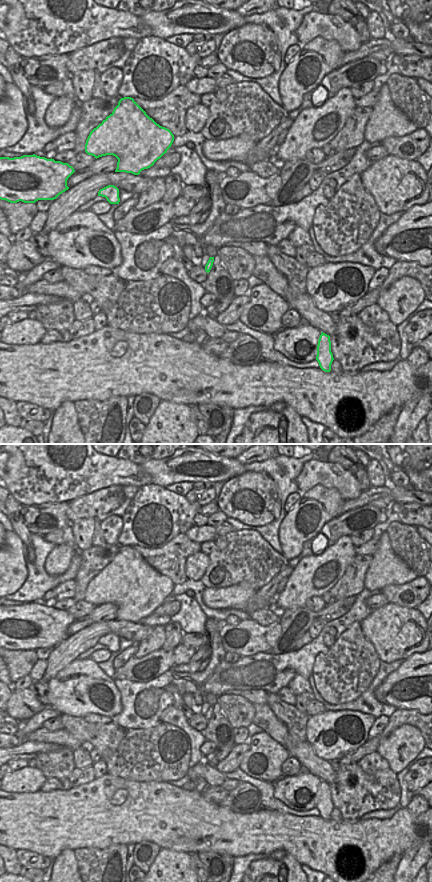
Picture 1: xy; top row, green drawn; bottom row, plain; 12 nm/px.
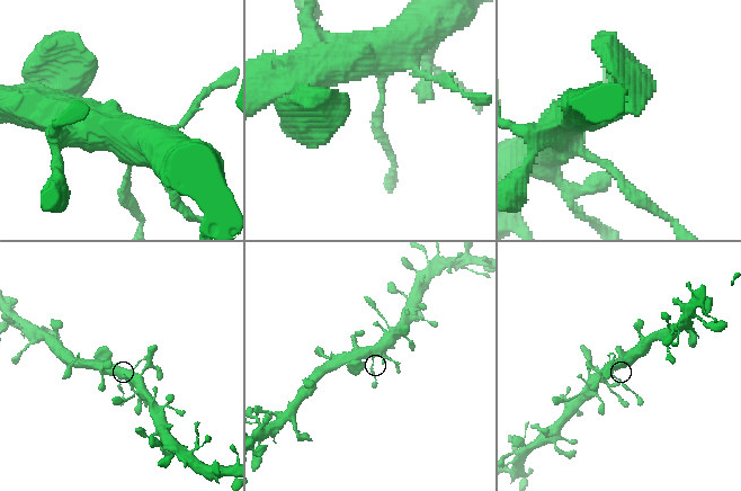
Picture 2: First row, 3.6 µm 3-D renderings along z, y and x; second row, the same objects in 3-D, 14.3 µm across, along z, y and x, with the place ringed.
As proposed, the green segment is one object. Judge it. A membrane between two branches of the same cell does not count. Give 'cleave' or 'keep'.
keep

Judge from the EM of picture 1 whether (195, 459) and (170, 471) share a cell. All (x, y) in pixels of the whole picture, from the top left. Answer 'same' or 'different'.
same

